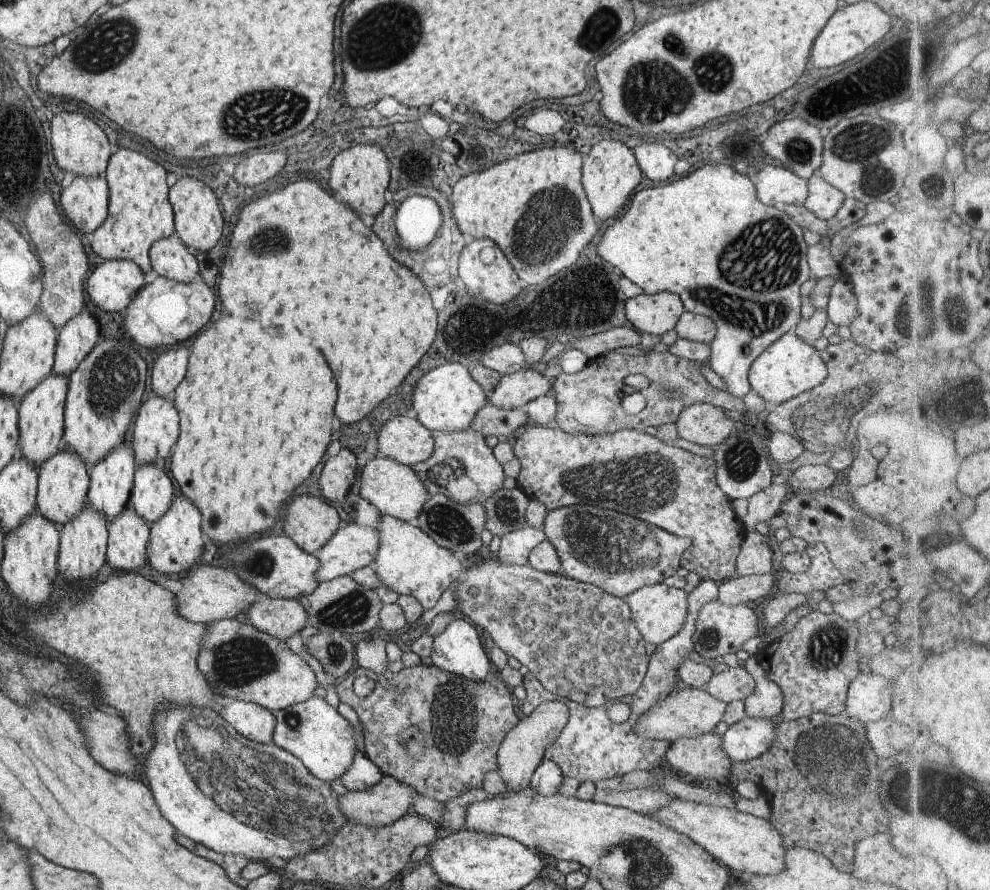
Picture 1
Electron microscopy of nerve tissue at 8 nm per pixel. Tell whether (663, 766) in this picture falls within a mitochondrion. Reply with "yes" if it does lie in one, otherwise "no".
no

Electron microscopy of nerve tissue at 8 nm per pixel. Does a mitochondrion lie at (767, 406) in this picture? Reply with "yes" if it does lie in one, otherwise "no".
no

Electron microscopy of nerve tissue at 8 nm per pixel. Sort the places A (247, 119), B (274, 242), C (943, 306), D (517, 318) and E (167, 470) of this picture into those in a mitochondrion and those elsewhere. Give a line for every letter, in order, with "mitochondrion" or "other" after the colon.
A: mitochondrion
B: mitochondrion
C: mitochondrion
D: other
E: other

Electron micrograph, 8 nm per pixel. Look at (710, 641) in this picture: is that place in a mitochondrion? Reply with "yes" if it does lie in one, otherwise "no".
yes

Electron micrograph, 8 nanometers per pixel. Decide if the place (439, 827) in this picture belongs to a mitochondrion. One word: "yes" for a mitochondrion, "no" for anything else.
no

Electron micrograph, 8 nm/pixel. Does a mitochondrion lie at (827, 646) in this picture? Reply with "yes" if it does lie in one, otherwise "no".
yes

